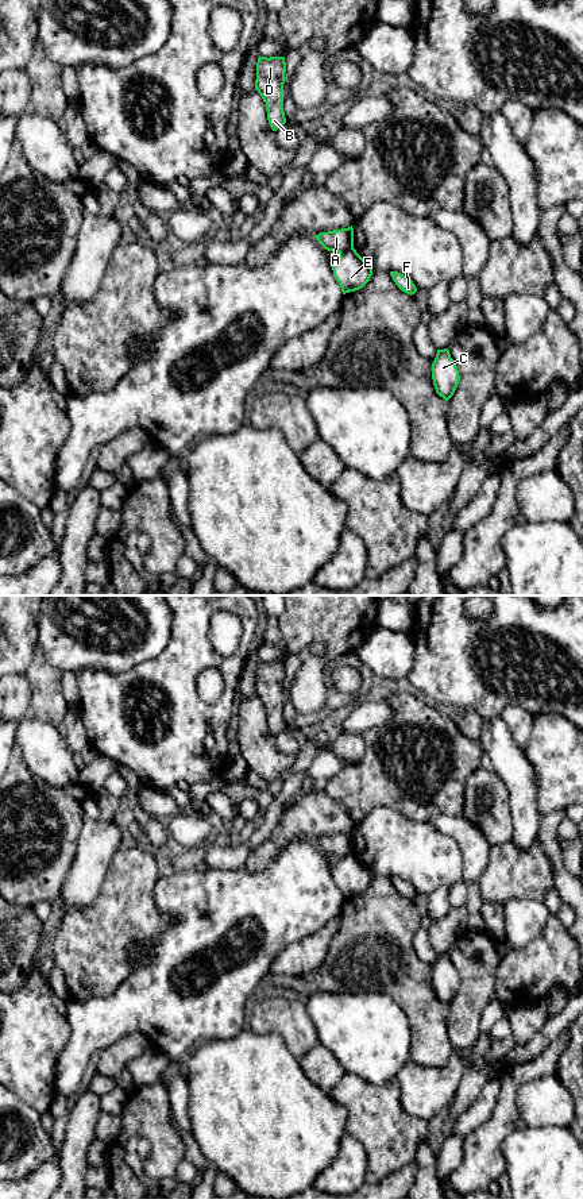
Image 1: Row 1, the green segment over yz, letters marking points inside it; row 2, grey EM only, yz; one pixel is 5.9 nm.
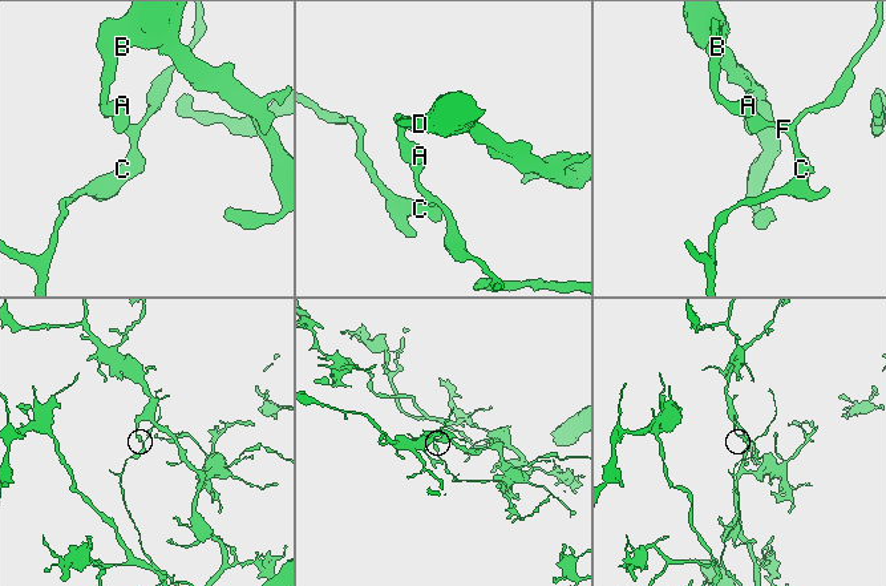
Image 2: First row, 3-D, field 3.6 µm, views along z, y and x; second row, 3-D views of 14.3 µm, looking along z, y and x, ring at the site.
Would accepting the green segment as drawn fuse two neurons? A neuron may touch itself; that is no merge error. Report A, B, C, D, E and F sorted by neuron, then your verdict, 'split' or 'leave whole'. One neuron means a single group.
A B D / C E F; split

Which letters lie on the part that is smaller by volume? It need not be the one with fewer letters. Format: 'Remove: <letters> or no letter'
Remove: C, E, F

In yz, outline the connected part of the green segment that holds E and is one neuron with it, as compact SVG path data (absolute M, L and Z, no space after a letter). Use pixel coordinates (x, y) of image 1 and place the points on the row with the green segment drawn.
M354 247L332 261L332 270L343 294L362 289L372 275L372 266Z

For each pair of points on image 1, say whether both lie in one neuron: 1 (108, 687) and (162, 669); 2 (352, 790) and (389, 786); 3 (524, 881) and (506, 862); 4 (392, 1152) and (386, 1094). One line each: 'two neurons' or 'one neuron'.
1: one neuron
2: one neuron
3: one neuron
4: one neuron

